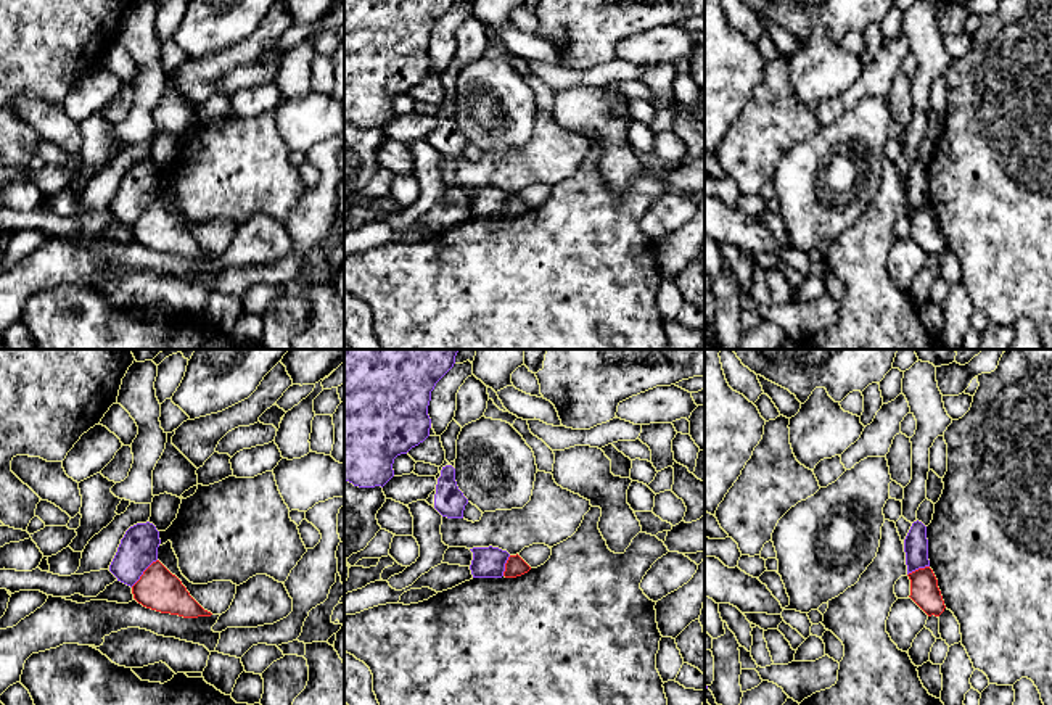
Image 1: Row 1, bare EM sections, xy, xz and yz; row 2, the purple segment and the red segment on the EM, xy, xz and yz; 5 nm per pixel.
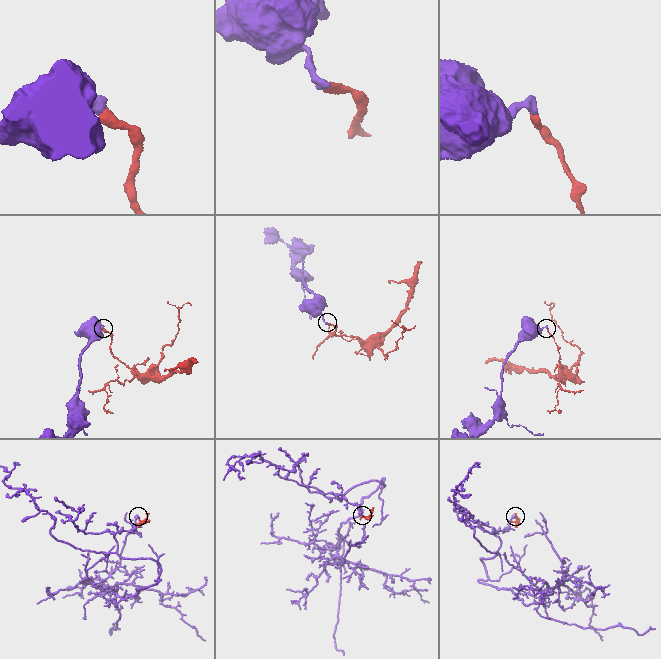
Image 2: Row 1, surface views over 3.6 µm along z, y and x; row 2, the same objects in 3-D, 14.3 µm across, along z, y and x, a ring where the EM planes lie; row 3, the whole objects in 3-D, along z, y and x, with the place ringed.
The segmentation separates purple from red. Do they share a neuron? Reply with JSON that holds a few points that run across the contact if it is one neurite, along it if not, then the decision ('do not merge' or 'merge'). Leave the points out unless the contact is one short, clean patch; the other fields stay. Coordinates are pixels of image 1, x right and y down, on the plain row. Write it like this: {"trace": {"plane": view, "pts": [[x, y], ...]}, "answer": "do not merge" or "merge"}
{"trace": {"plane": "xy", "pts": [[156, 198], [131, 226]]}, "answer": "do not merge"}

